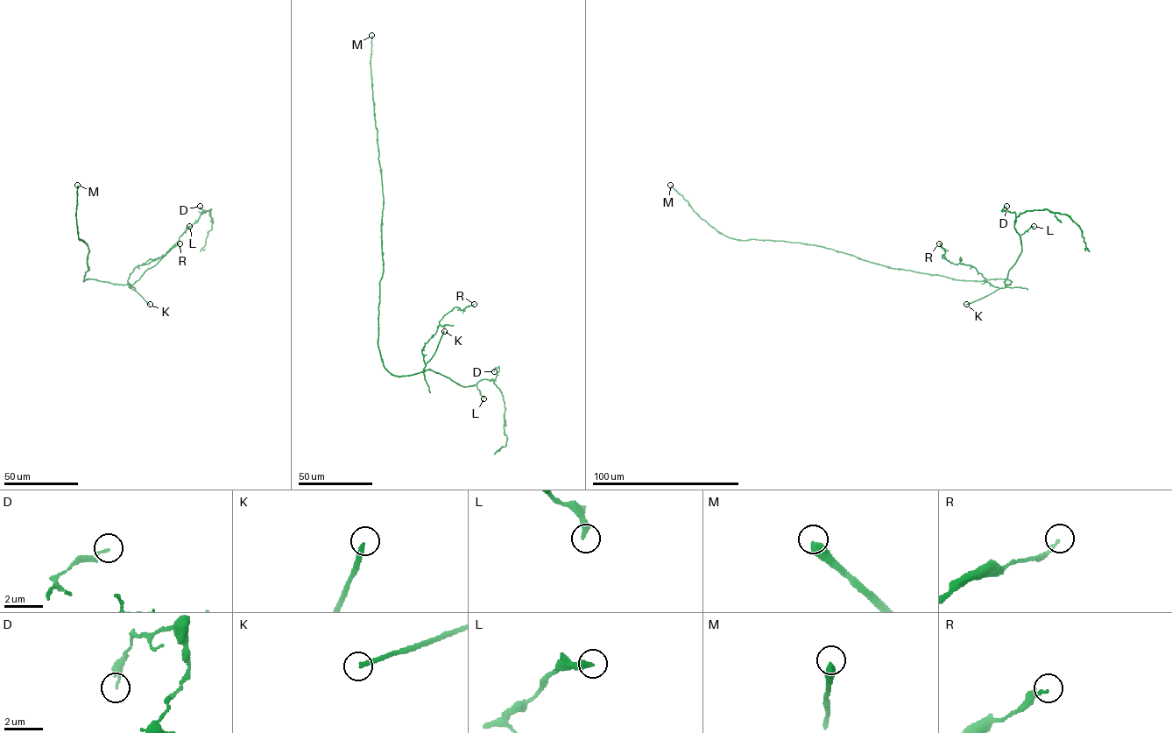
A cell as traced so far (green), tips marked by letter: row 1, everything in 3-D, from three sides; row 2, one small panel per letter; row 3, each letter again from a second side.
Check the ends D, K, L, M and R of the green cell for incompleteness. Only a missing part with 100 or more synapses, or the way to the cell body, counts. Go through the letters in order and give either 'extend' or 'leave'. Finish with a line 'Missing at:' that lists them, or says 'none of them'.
D: leave
K: extend
L: leave
M: extend
R: leave
Missing at: K, M

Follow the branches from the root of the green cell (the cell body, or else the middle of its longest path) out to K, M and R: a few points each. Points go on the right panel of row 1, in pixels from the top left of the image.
K: (949, 278), (977, 281), (1007, 278), (1012, 282), (966, 304)
M: (949, 278), (888, 268), (815, 245), (730, 238), (702, 220), (670, 185)
R: (949, 278), (1012, 282), (1004, 287), (992, 285), (974, 267), (943, 258), (944, 250), (939, 243)

